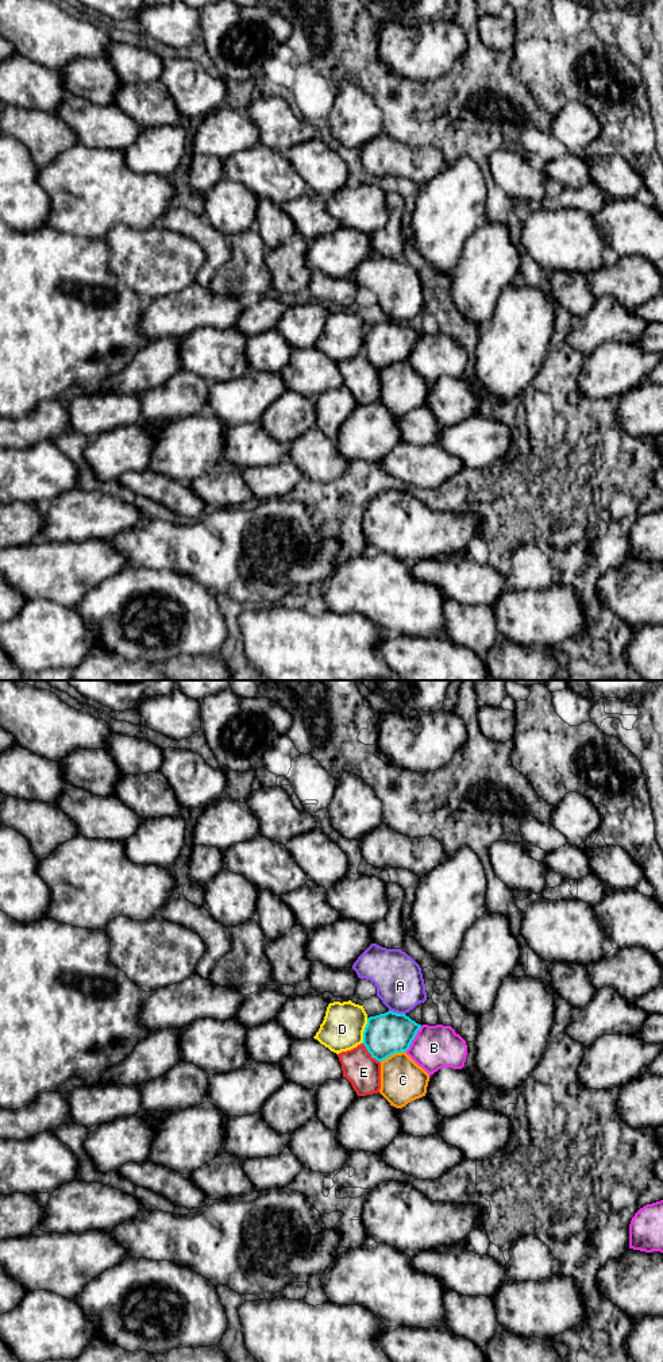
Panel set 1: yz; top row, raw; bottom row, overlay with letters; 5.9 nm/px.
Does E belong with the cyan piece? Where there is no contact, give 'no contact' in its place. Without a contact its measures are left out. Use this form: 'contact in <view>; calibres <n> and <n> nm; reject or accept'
contact in yz; calibres 260 and 200 nm; reject

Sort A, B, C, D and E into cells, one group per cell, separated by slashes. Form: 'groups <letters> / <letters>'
groups A / B / C / D / E

